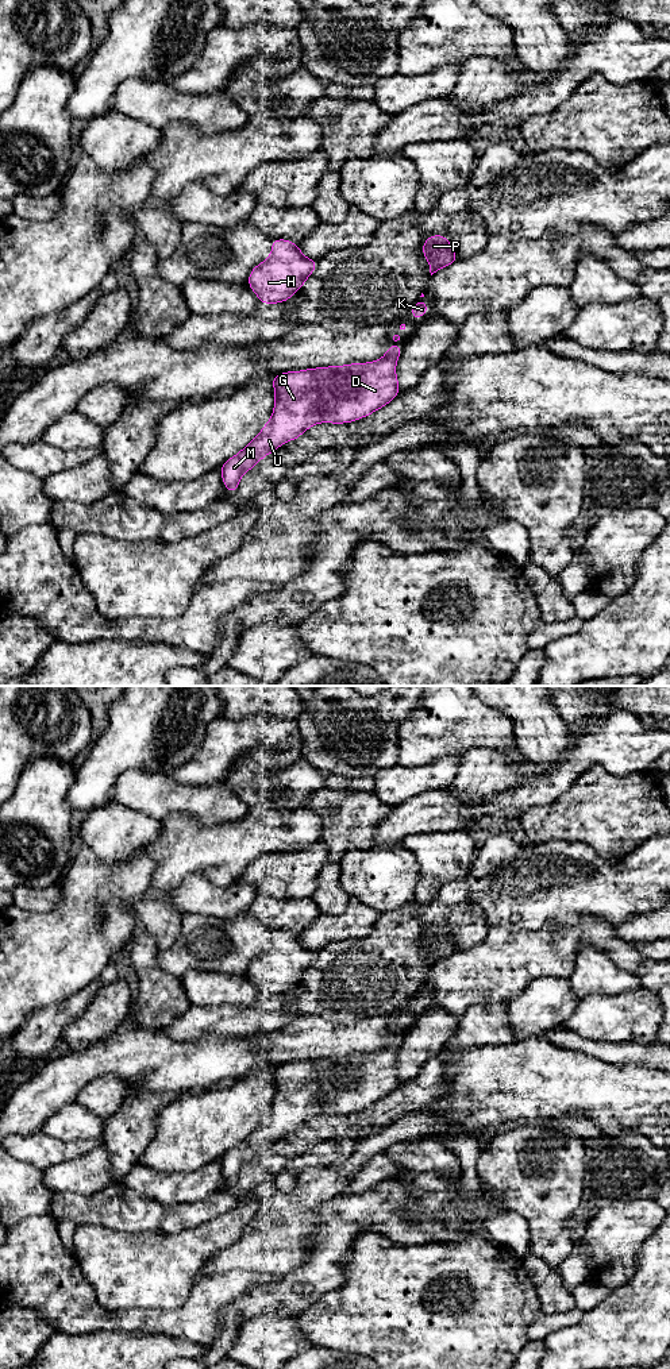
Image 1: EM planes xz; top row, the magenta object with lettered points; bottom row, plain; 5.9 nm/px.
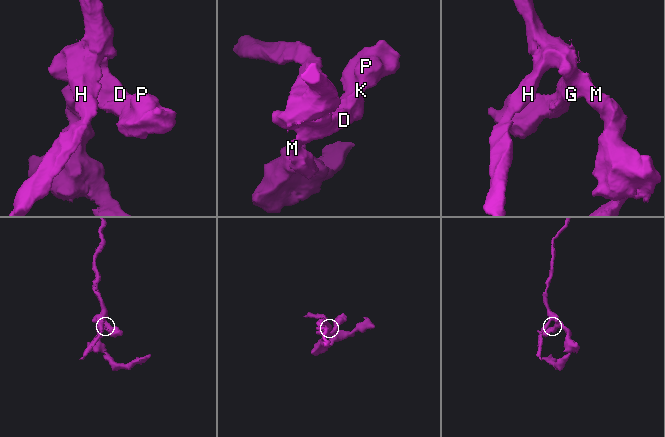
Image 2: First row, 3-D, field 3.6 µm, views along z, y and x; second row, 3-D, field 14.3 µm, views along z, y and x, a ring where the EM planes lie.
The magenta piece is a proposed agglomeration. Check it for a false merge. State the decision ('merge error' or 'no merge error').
no merge error

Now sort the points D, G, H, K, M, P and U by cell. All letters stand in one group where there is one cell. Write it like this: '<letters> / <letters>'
D G H K M P U

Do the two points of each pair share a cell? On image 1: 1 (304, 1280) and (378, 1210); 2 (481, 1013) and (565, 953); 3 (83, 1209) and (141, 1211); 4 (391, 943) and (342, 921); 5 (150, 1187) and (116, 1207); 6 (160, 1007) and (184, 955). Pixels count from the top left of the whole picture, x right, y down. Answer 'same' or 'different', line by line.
1: same
2: different
3: same
4: different
5: different
6: different

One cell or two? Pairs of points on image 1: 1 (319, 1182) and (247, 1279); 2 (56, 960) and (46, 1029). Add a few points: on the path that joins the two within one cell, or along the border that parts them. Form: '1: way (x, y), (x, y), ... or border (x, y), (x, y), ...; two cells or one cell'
1: border (222, 1273), (233, 1271), (265, 1272), (280, 1277); two cells
2: border (77, 991), (62, 1001), (34, 1010), (22, 1024); two cells

